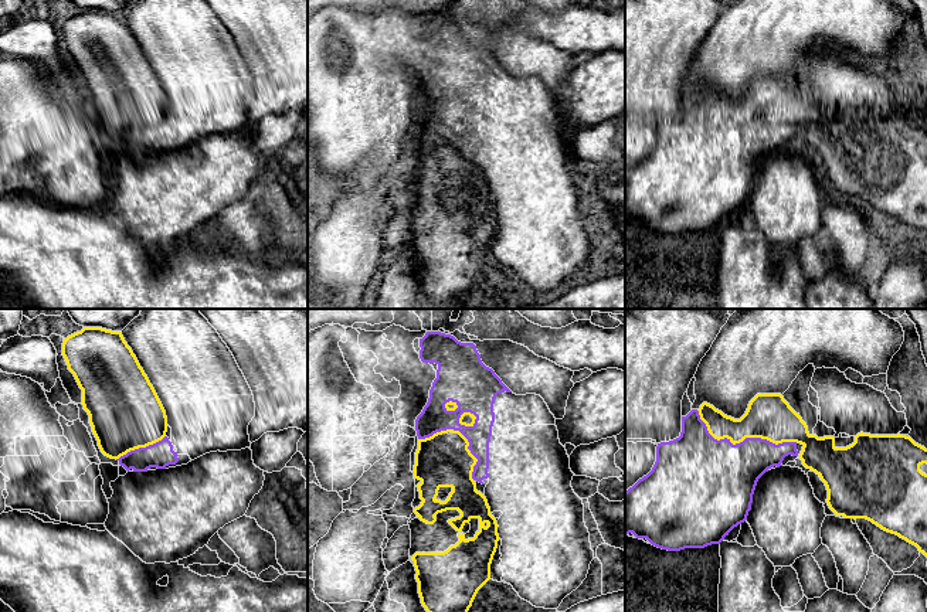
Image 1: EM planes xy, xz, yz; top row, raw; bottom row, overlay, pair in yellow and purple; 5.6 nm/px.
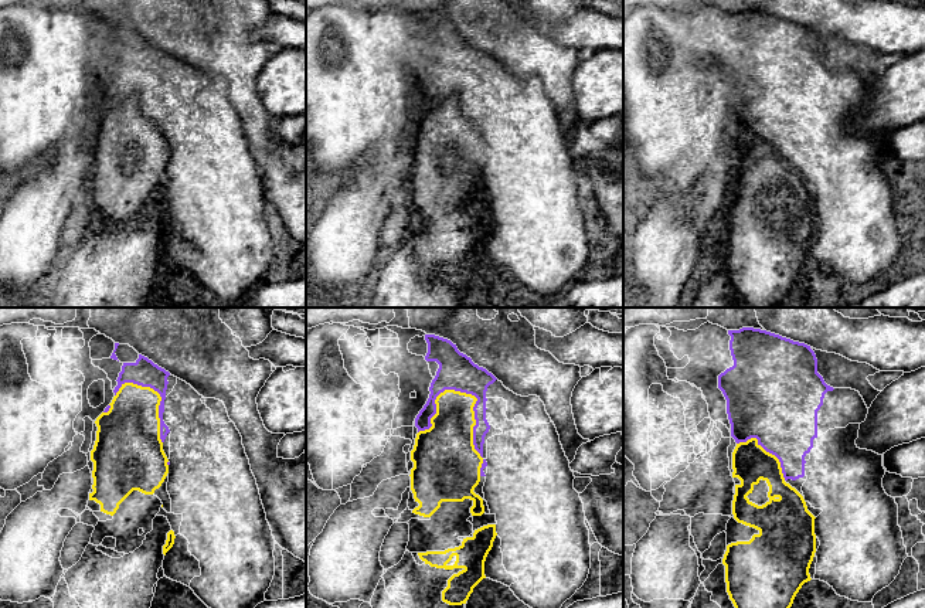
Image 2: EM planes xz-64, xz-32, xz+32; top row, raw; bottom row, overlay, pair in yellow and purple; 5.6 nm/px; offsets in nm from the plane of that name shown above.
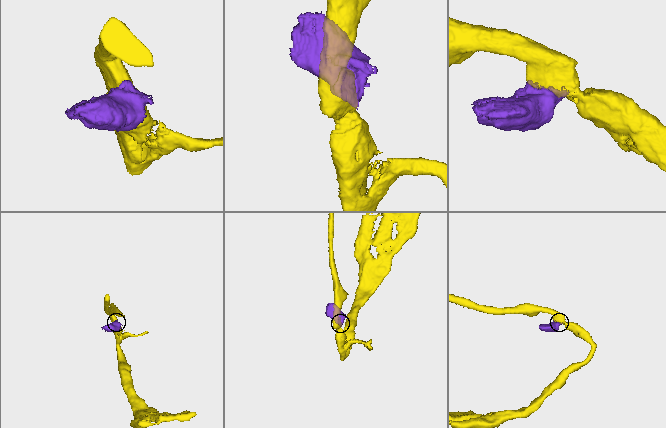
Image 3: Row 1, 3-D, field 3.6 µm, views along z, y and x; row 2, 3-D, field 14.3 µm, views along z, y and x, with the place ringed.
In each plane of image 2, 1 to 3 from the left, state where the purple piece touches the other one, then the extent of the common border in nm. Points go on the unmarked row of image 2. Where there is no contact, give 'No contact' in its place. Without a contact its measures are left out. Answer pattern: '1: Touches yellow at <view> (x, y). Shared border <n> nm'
1: Touches yellow at xz-64 (160, 82). Shared border 420 nm
2: Touches yellow at xz-32 (475, 104). Shared border 550 nm
3: Touches yellow at xz+32 (765, 133). Shared border 360 nm

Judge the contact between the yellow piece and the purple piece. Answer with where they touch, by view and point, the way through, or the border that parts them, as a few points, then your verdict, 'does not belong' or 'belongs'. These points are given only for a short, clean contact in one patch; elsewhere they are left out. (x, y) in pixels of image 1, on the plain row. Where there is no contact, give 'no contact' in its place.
yz (742, 123) | does not belong

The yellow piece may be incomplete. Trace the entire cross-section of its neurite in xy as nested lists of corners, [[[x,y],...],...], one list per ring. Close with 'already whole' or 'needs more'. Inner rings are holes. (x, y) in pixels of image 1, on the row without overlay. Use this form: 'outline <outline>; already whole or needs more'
outline [[[84,10],[62,26],[101,135],[119,142],[162,123],[166,94],[122,14]]]; already whole

